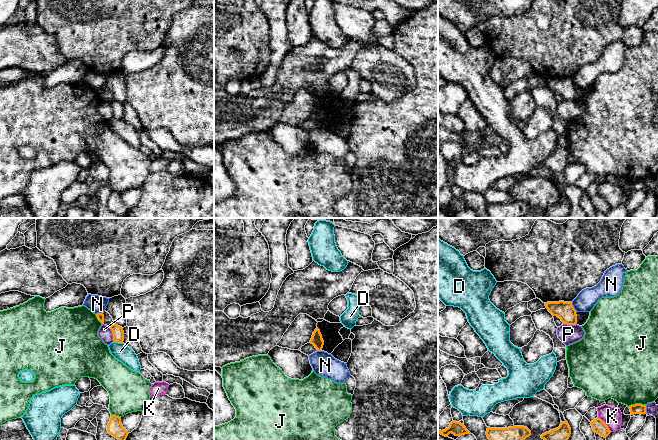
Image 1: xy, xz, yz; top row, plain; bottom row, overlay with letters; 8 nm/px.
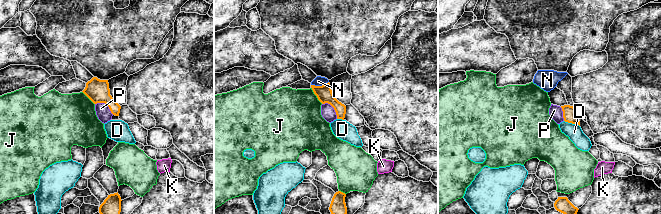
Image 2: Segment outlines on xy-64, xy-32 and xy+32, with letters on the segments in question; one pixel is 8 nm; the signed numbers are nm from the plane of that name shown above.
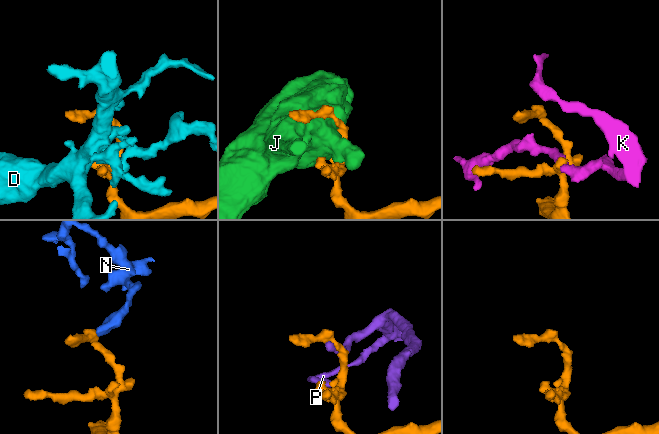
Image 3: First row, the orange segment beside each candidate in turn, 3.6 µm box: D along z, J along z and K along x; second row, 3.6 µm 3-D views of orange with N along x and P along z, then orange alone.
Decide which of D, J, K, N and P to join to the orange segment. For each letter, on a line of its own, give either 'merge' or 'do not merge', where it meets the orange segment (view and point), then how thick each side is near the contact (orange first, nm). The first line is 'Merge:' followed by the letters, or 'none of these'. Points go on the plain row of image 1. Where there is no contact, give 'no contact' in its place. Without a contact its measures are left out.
Merge: none of these
D: do not merge | xy (118, 118) | 100/140 nm
J: do not merge | yz (636, 180) | 80/460 nm
K: do not merge | yz (605, 200) | 110/150 nm
N: do not merge | yz (573, 83) | 150/160 nm
P: do not merge | xy (112, 109) | 100/110 nm

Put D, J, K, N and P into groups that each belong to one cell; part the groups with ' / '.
D / J / K / N / P

